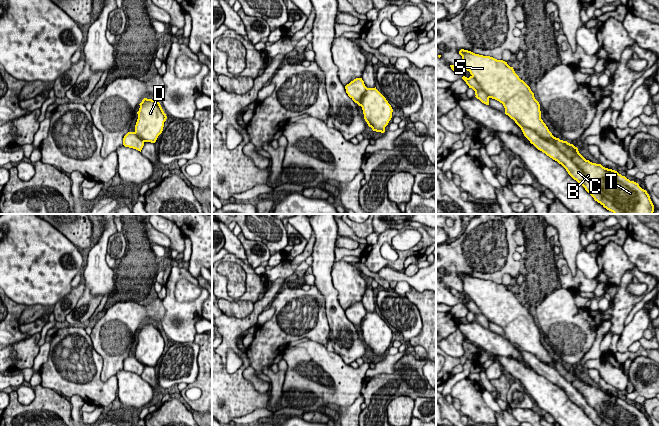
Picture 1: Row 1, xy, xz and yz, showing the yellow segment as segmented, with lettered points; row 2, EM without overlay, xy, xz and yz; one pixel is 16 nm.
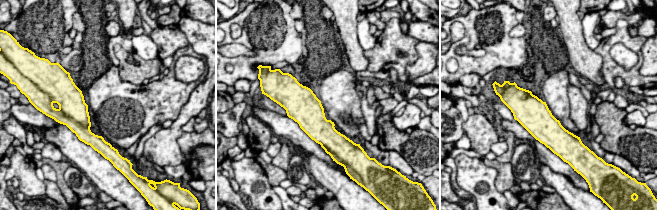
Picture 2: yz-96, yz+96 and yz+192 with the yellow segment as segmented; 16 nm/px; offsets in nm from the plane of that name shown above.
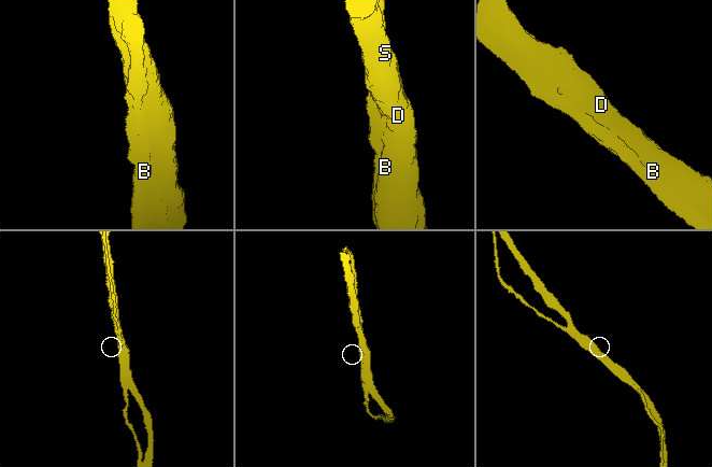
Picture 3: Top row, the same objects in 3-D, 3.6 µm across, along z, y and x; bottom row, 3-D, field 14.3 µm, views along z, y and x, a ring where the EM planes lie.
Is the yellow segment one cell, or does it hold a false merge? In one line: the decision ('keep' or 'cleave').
keep

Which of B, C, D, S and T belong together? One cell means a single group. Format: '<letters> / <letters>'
B C D S T

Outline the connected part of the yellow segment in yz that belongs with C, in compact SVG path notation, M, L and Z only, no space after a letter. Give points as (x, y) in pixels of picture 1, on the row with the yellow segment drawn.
M461 49L459 54L462 56L464 67L471 74L469 78L463 76L462 79L475 91L475 97L486 105L489 105L490 98L502 103L505 114L515 121L530 143L561 164L595 201L614 214L653 214L654 205L650 196L638 183L630 181L615 170L586 160L573 144L552 135L541 119L540 104L535 99L534 93L507 62L464 49Z

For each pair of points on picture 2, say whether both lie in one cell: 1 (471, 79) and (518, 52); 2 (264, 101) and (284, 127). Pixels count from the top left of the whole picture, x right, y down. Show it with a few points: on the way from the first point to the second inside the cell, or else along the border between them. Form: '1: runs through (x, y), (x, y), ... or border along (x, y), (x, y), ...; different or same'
1: border along (479, 75), (465, 73), (458, 82); different
2: border along (258, 104), (286, 116); different

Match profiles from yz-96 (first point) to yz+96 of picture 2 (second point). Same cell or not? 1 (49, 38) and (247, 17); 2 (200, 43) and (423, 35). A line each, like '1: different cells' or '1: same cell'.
1: same cell
2: same cell

